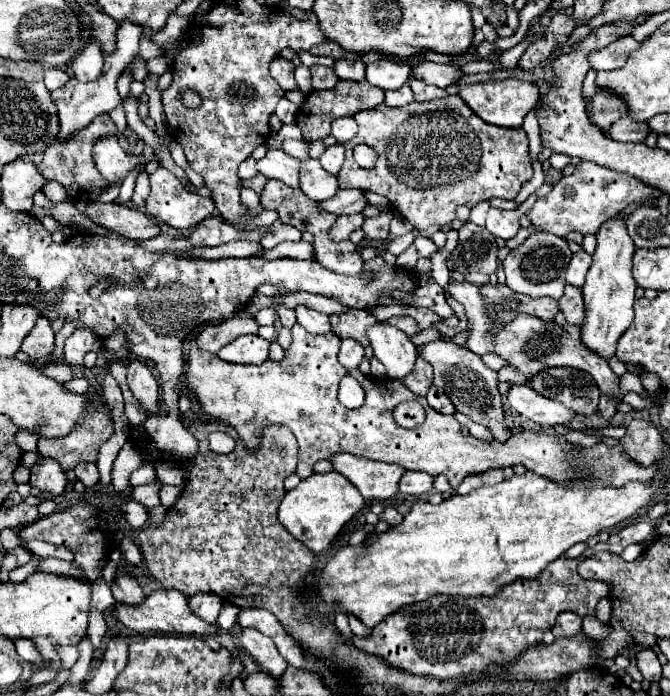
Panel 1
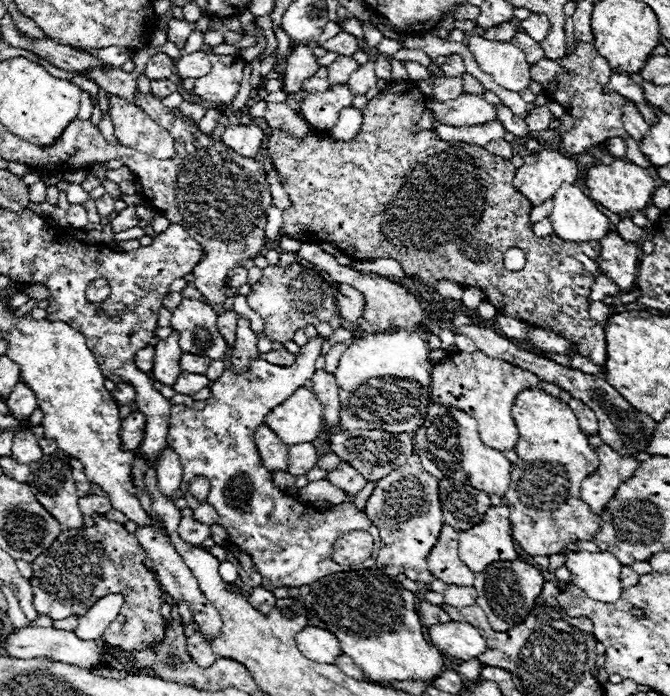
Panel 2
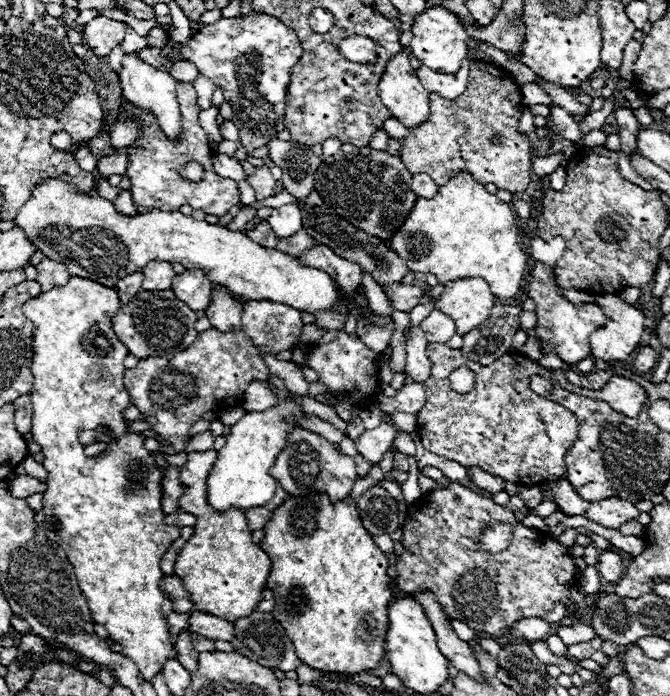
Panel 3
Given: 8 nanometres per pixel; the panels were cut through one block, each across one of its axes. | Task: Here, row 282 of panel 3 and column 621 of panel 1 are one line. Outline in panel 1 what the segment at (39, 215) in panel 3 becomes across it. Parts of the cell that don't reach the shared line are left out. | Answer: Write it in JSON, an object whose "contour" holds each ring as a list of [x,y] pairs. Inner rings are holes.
{"contour":[[[596,90],[596,96],[590,102],[586,102],[586,110],[590,120],[600,130],[606,130],[618,118],[628,116],[628,106],[624,104],[624,100],[614,94],[608,94],[606,90]],[[610,218],[602,224],[600,232],[596,234],[598,246],[594,252],[592,266],[586,276],[586,284],[582,286],[584,296],[584,324],[580,326],[580,340],[582,344],[596,352],[598,356],[610,360],[616,354],[618,338],[634,320],[634,292],[636,282],[632,278],[632,256],[634,256],[634,242],[624,228],[626,218]]]}

